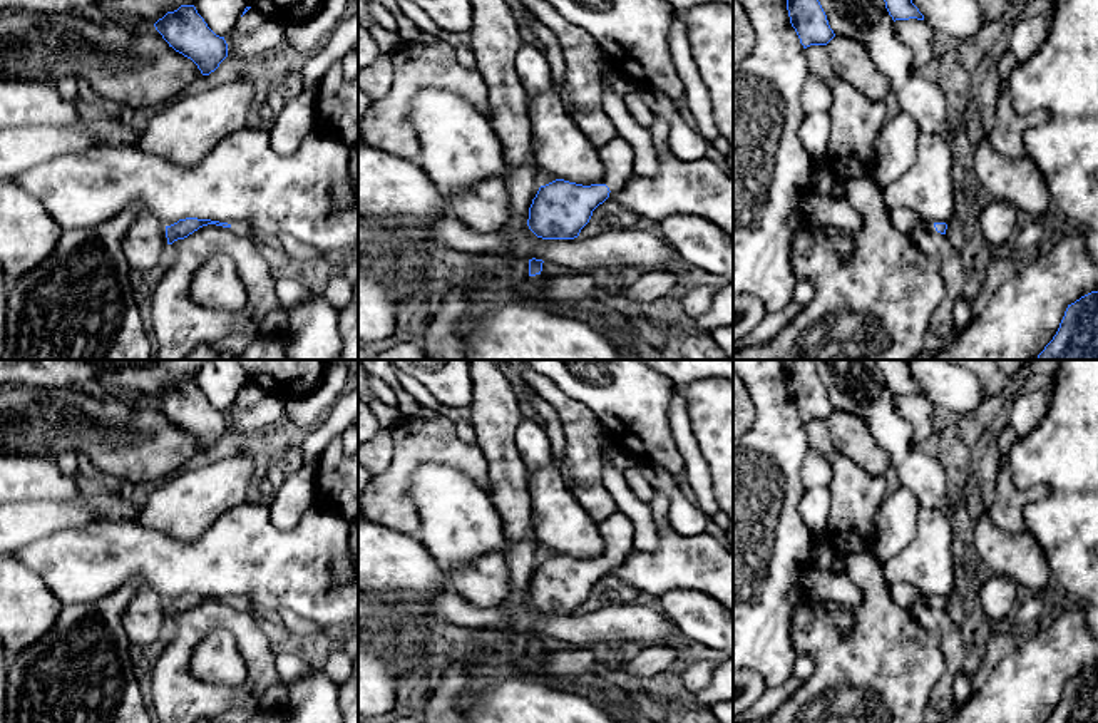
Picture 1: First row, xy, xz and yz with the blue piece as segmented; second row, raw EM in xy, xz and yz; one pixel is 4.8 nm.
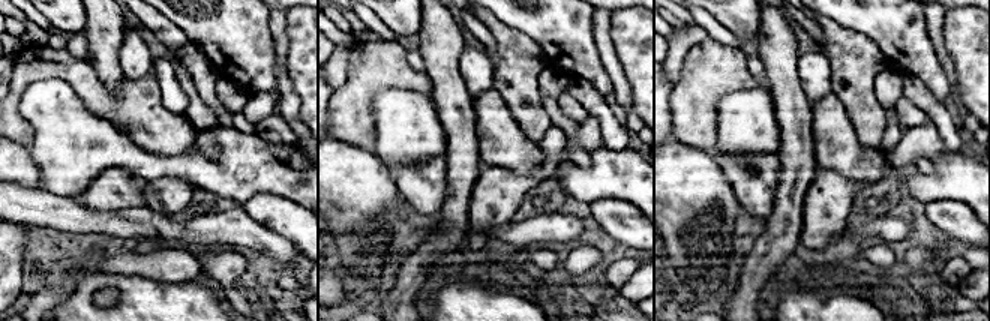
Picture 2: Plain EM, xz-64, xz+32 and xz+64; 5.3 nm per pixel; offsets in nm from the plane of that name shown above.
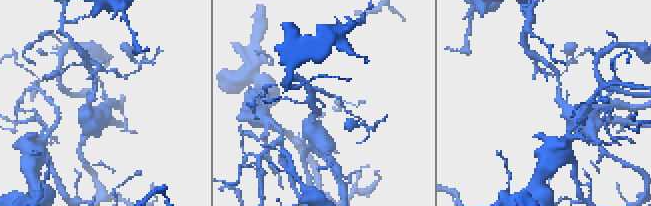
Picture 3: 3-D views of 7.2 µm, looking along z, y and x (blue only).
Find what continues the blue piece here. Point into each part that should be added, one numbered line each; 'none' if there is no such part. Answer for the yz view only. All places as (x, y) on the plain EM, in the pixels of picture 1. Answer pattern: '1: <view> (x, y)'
1: yz (904, 594)

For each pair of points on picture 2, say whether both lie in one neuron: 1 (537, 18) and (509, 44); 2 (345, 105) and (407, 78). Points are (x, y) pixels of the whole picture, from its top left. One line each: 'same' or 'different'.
1: different
2: same

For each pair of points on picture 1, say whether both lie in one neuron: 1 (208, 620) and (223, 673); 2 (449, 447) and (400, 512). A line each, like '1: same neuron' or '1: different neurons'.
1: different neurons
2: same neuron

